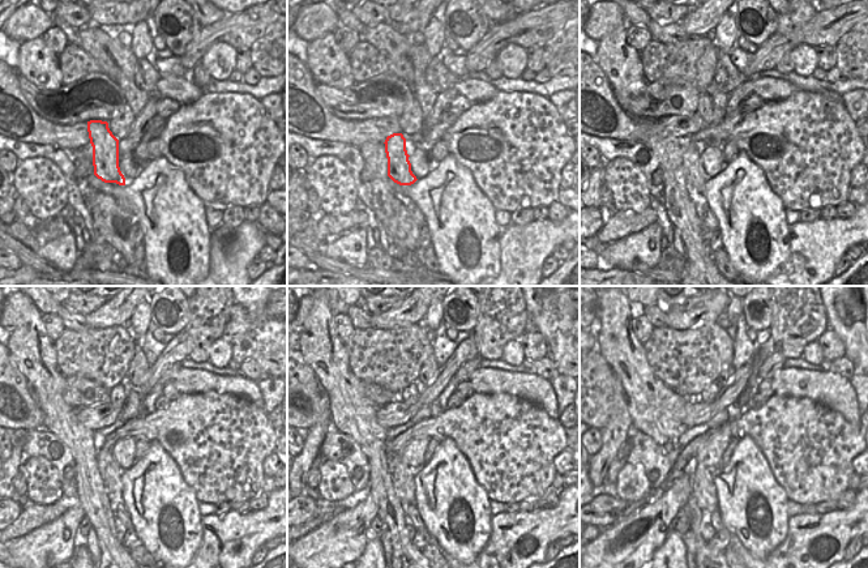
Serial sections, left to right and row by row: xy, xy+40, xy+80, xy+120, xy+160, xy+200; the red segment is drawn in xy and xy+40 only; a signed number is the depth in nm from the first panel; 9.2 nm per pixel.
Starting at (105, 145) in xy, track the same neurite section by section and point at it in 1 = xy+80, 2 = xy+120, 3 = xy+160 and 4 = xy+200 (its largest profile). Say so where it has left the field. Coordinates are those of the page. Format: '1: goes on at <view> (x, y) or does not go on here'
1: goes on at xy+80 (695, 176)
2: goes on at xy+120 (110, 472)
3: goes on at xy+160 (402, 474)
4: goes on at xy+200 (702, 489)

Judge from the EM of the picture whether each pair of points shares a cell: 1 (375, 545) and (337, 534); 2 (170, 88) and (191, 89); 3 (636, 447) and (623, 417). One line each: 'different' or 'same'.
1: different
2: same
3: different

